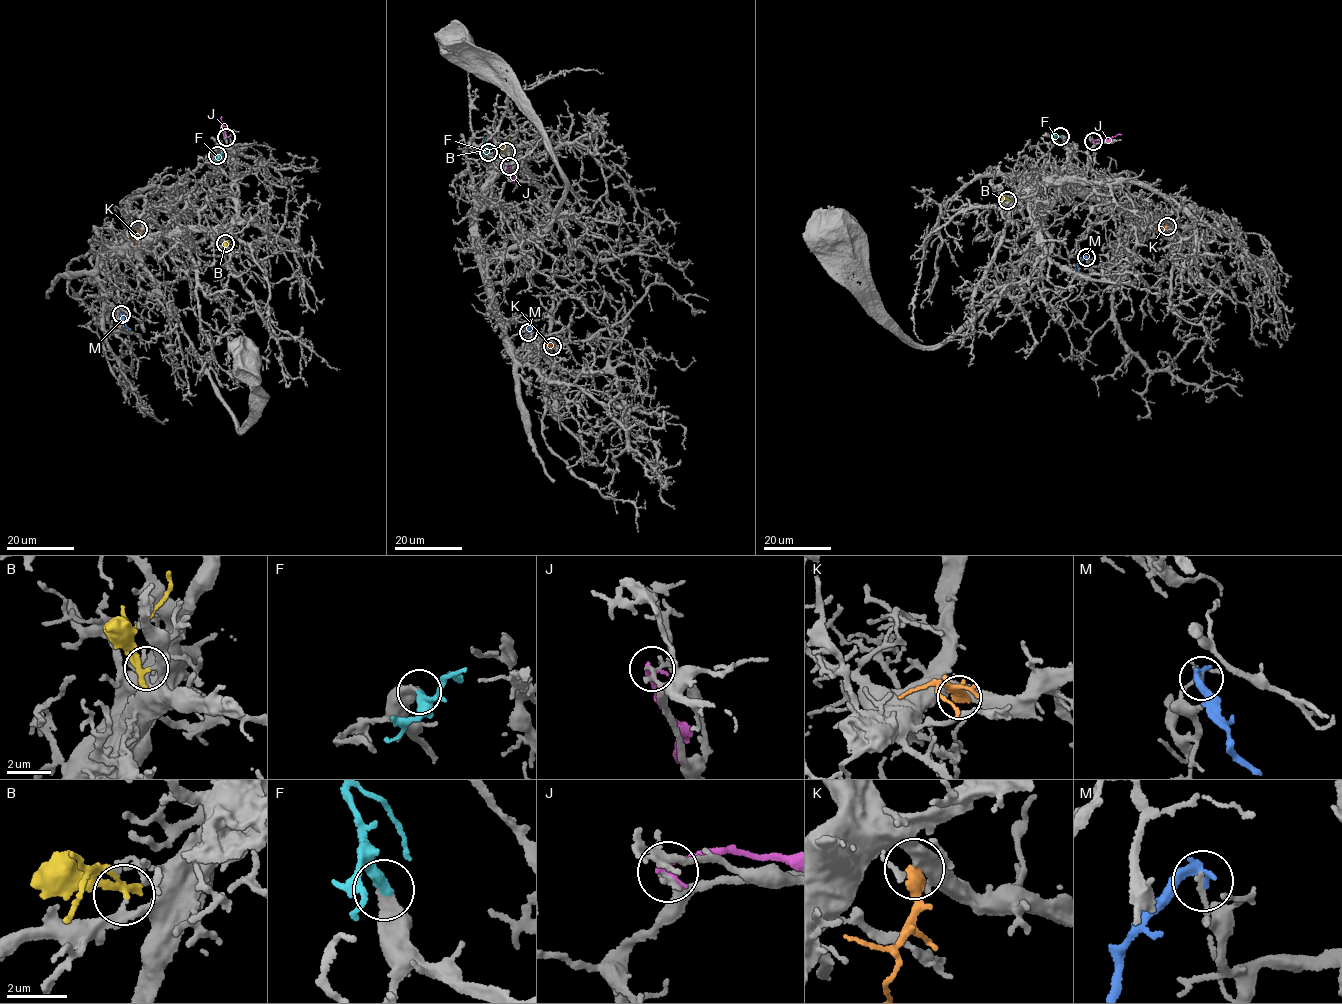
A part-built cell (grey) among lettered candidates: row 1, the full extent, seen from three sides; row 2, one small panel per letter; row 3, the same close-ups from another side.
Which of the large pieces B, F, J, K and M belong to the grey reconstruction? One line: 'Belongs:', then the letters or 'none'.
Belongs: F

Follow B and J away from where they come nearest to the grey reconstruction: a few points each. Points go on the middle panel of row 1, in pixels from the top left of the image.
B: (506, 151), (504, 145), (509, 136)
J: (509, 167), (514, 184)

